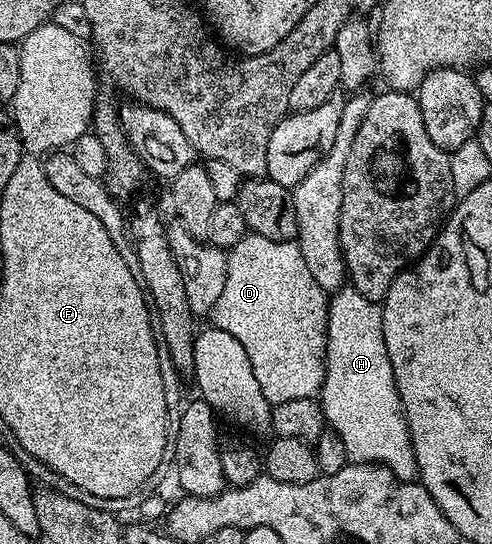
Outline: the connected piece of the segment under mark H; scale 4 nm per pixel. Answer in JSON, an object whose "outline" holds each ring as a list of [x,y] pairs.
{"outline":[[[343,286],[328,300],[328,338],[326,339],[326,373],[320,393],[322,412],[329,428],[344,442],[347,461],[355,464],[381,464],[390,469],[395,478],[410,482],[418,475],[416,458],[402,409],[402,399],[392,374],[392,362],[388,358],[388,346],[384,346],[384,322],[381,307],[375,301],[364,298],[360,290]]]}

